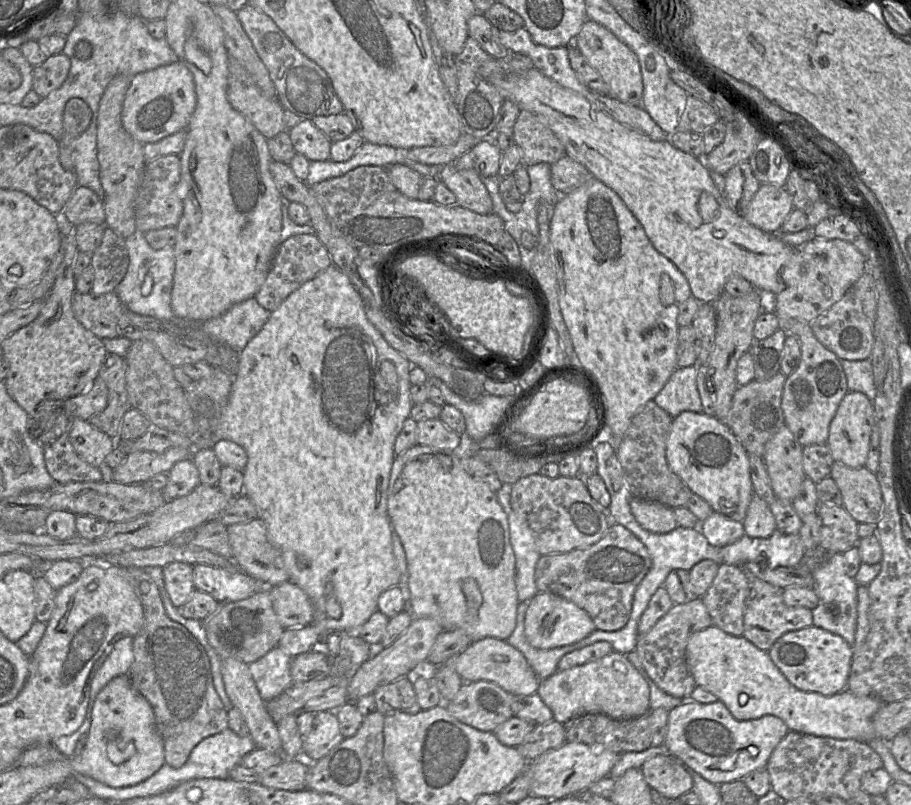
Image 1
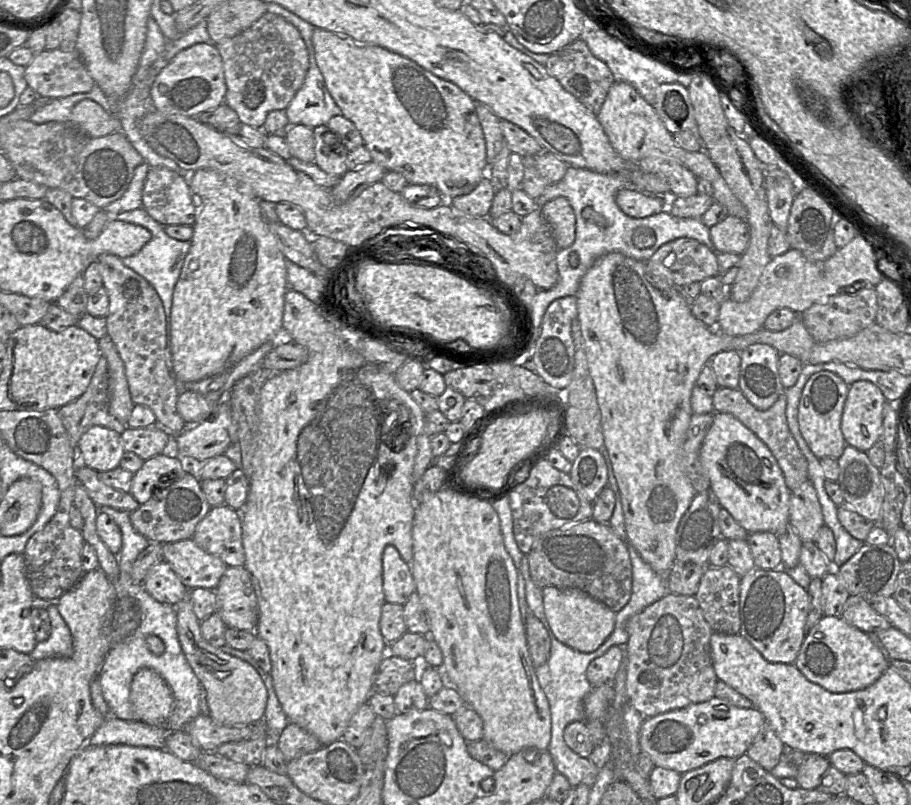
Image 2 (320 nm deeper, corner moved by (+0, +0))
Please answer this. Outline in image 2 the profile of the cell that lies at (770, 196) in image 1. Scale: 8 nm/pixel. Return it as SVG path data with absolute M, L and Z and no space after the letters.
M728 215L710 227L710 238L718 251L742 255L750 240L750 230L746 220Z

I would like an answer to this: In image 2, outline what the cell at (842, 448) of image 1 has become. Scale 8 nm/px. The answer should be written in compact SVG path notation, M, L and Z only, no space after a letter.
M866 380L849 386L841 418L847 445L867 452L883 433L883 409L887 400L881 390Z

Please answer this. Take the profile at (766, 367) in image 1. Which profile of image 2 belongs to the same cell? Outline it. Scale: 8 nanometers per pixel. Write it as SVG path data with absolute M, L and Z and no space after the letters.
M753 344L740 353L739 389L757 409L769 409L785 392L779 376L780 353L767 344Z

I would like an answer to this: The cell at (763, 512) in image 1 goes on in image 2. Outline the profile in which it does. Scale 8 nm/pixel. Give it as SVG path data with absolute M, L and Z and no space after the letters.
M771 532L749 533L746 541L757 568L763 570L781 568L781 548L776 534Z

